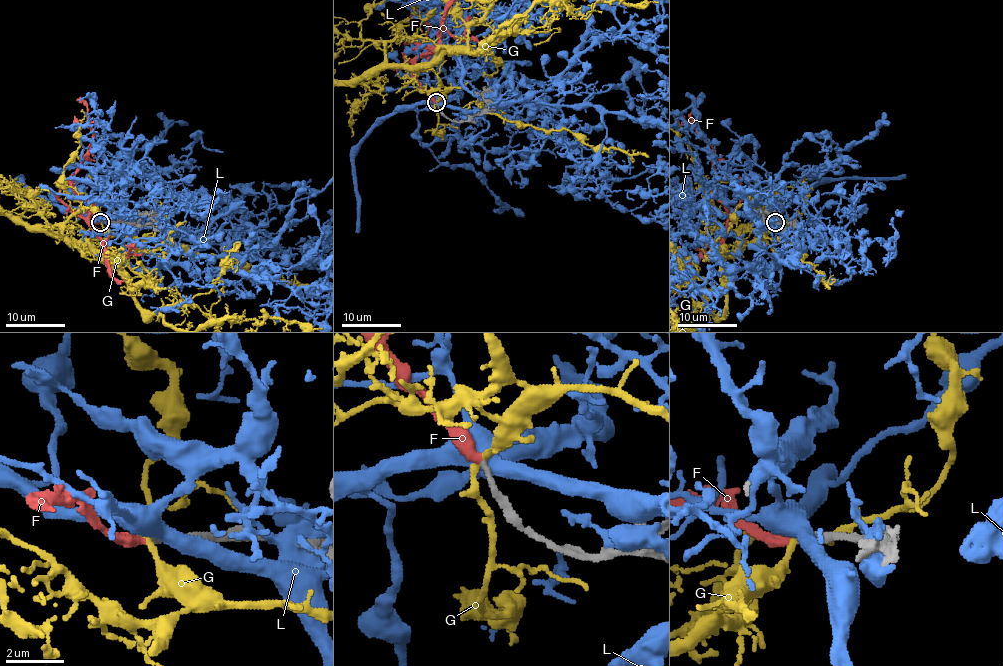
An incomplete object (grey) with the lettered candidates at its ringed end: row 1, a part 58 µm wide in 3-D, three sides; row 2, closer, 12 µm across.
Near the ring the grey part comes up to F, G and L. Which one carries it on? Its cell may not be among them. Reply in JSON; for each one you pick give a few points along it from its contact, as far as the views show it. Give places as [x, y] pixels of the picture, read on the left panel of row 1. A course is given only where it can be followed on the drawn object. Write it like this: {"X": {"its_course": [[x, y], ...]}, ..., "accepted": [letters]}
{"F": {"its_course": [[100, 222], [77, 215], [101, 240], [107, 269], [117, 280], [215, 314]]}, "accepted": ["F"]}

